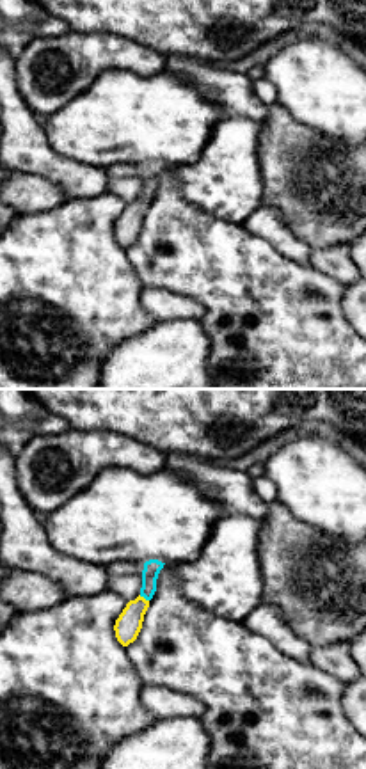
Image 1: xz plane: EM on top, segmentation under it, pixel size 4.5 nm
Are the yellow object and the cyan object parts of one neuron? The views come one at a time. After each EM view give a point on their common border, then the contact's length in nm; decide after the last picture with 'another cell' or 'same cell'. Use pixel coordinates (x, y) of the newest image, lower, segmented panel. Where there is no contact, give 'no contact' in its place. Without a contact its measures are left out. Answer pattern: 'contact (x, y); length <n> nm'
contact (143, 597); length 50 nm

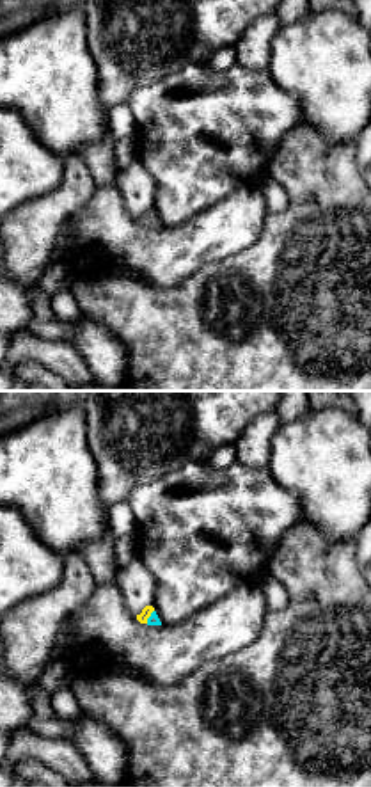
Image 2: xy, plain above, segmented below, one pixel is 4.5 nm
contact (149, 615); length 70 nm

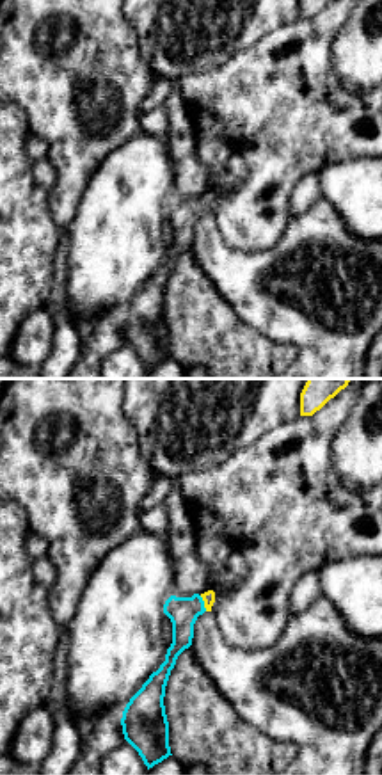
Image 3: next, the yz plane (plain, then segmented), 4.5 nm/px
contact (205, 603); length 80 nm

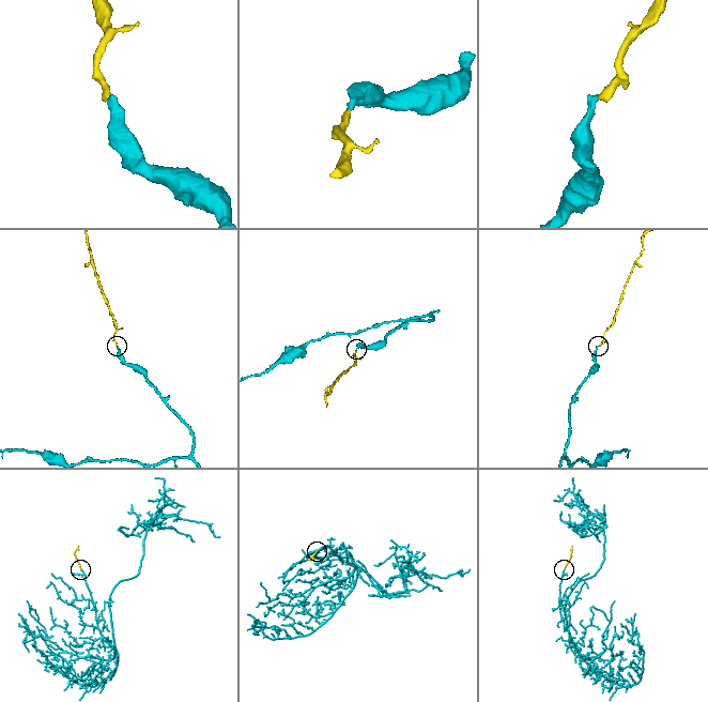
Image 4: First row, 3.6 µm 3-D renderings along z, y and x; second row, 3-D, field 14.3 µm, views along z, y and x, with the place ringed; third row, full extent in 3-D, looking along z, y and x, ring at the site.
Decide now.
same cell

